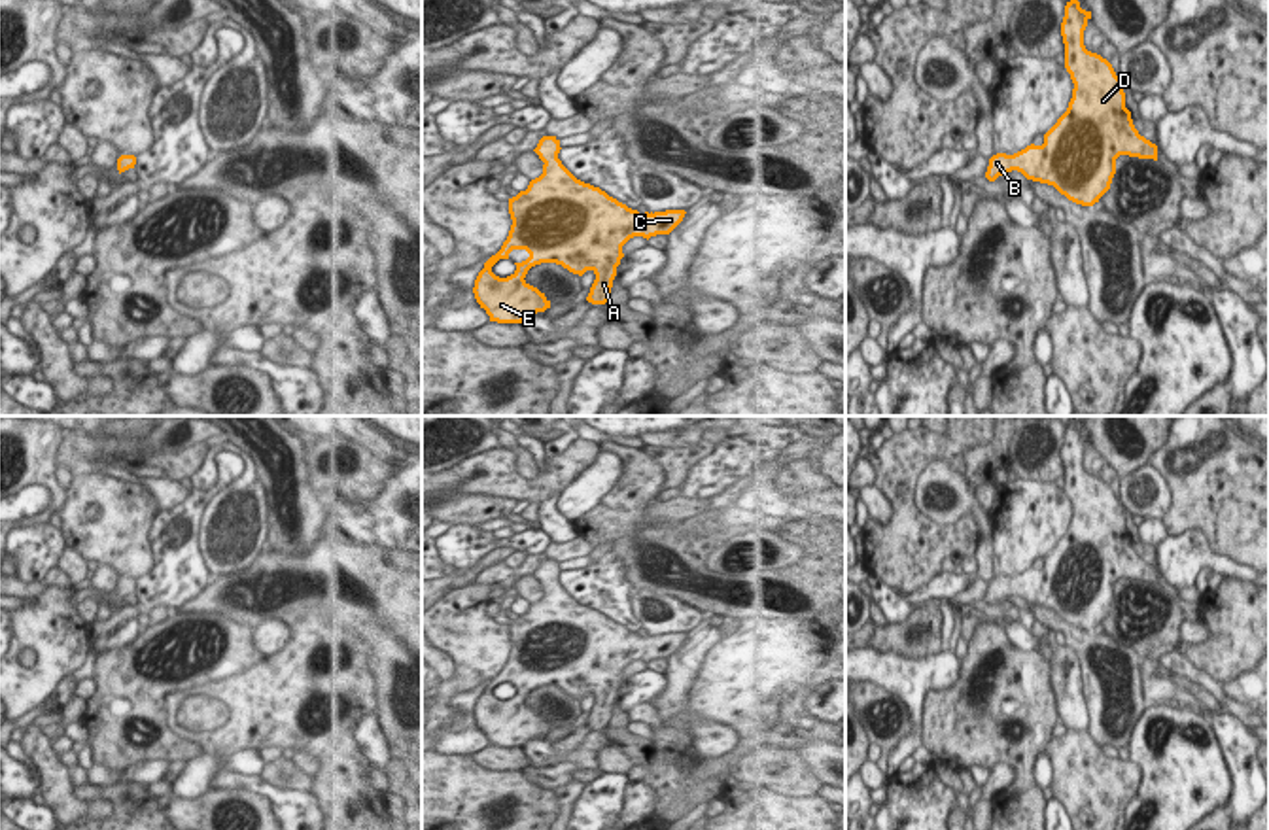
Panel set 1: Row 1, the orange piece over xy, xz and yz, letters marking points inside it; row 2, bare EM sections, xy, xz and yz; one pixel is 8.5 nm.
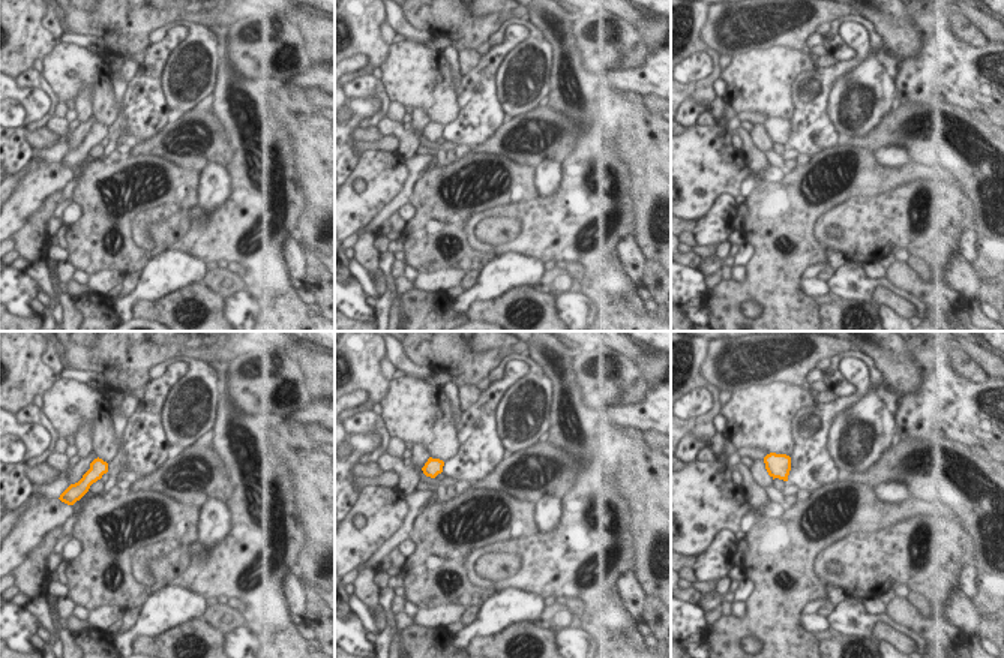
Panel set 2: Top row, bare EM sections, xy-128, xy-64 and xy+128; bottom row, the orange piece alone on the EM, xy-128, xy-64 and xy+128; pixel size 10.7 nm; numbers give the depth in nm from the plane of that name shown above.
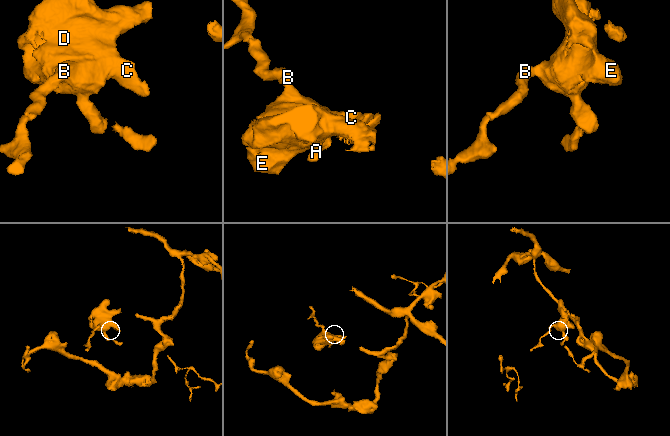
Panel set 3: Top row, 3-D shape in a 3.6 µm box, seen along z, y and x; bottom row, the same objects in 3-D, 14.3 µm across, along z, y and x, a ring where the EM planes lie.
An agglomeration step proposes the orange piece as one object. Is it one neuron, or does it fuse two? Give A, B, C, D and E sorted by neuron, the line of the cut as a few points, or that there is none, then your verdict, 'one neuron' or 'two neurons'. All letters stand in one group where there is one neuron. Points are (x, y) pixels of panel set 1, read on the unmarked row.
A B C D E; no cut; one neuron

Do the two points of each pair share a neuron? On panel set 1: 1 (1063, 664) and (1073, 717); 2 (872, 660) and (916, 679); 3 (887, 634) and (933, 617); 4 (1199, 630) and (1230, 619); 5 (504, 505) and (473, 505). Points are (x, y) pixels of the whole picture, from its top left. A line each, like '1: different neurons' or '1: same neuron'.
1: same neuron
2: same neuron
3: same neuron
4: different neurons
5: same neuron

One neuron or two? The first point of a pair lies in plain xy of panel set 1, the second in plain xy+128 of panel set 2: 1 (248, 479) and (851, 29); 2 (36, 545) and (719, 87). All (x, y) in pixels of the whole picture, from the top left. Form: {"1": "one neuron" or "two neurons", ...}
{"1": "two neurons", "2": "two neurons"}

